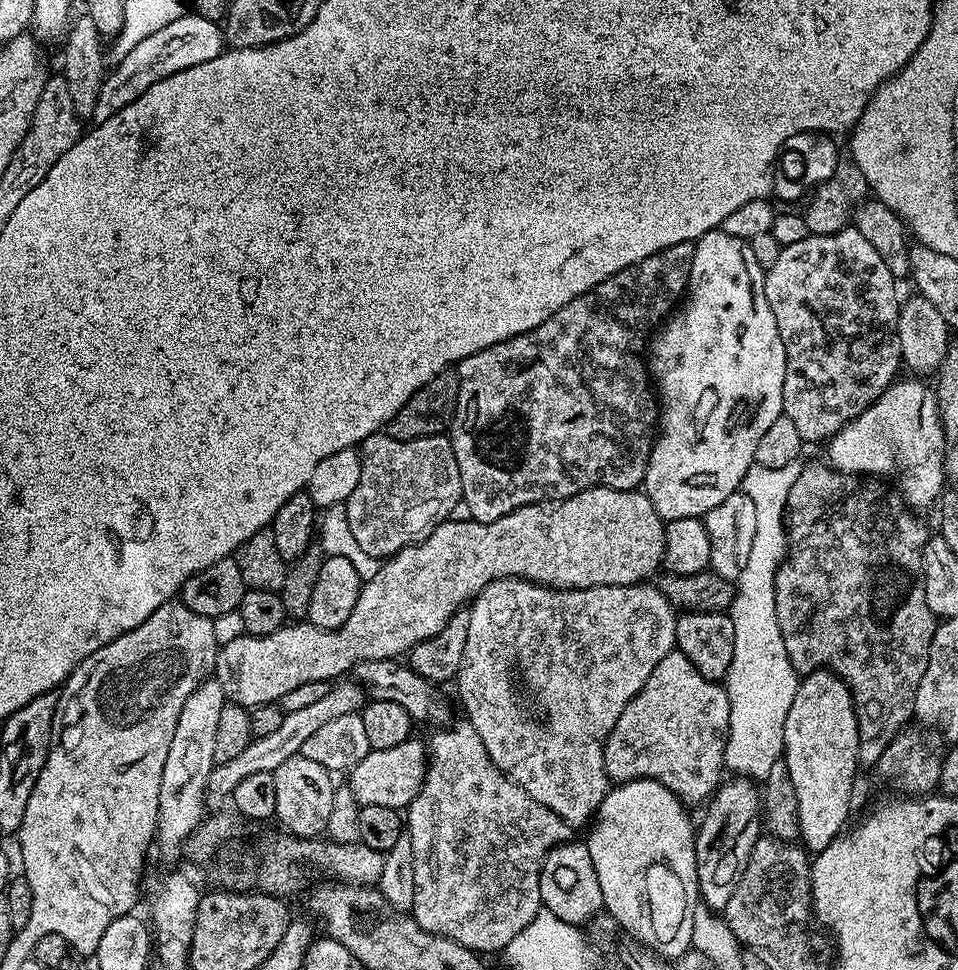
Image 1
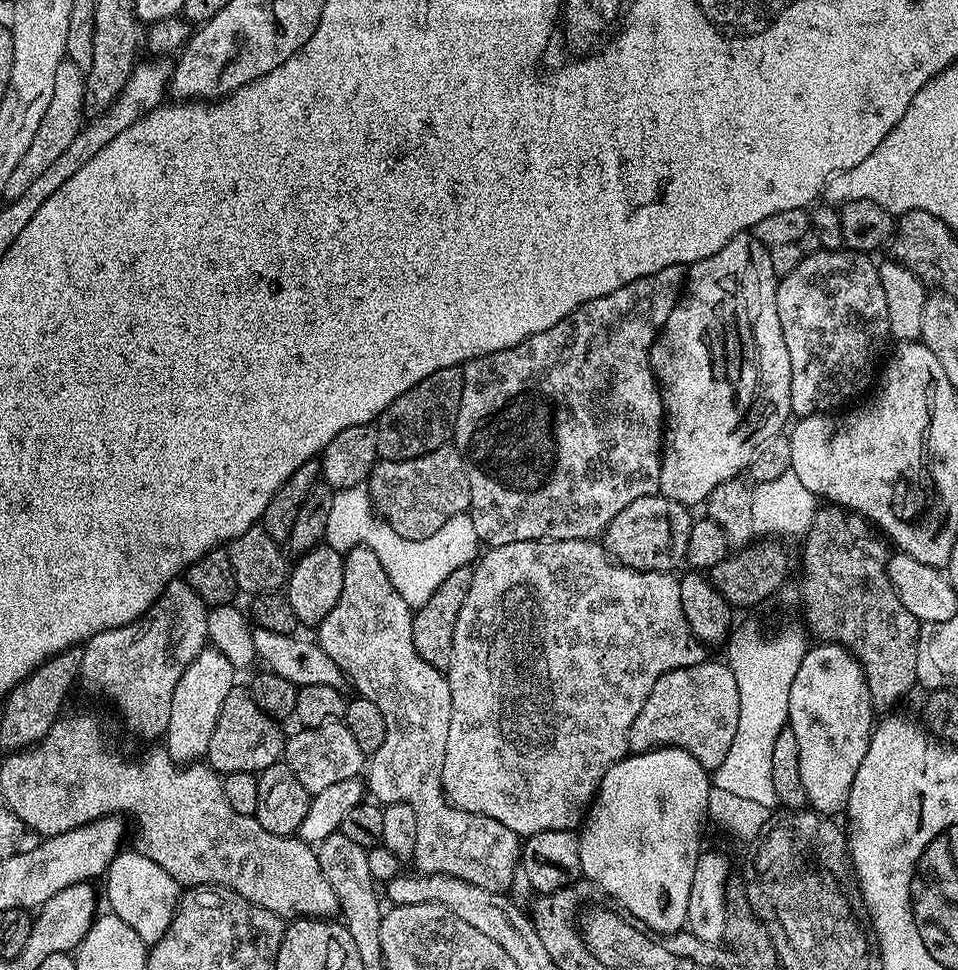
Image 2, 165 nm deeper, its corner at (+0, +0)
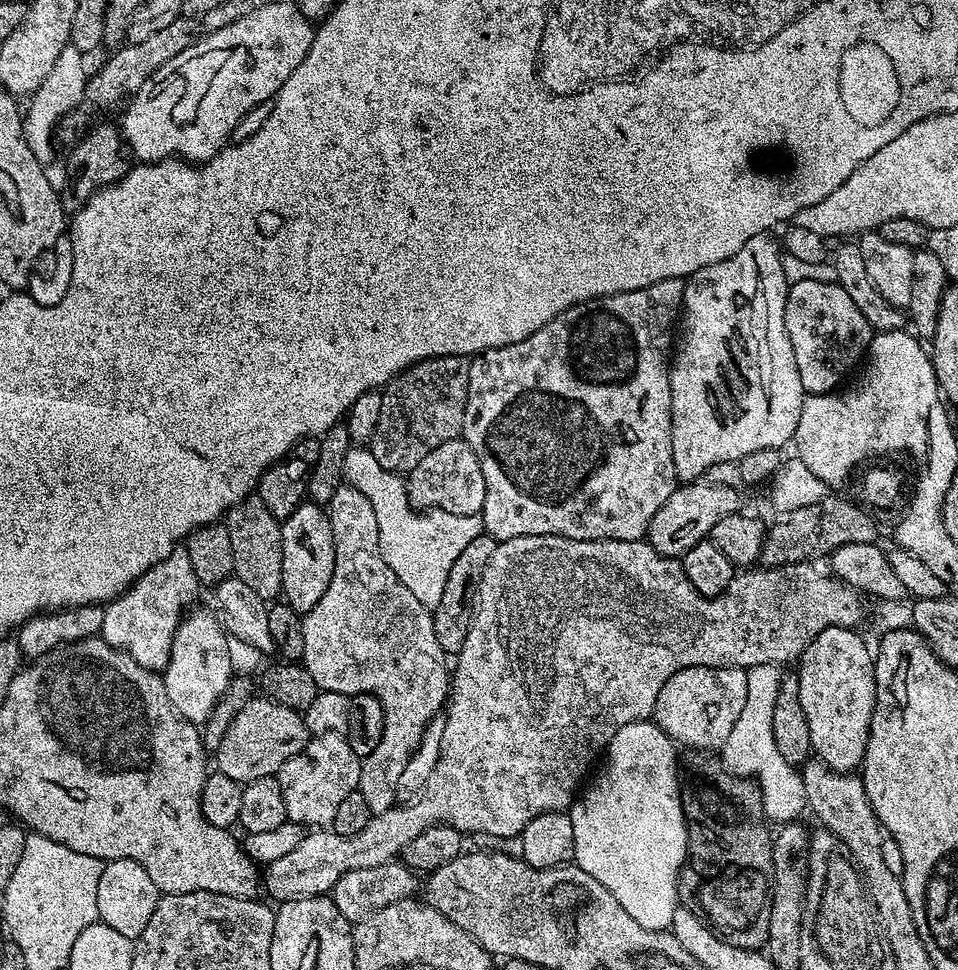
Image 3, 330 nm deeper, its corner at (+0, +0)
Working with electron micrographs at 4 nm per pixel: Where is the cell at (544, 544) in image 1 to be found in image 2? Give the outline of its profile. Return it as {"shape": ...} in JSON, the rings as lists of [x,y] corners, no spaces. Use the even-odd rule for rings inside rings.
{"shape":[[[663,494],[638,498],[638,502],[630,502],[630,506],[626,506],[626,510],[618,514],[618,518],[608,523],[602,543],[609,553],[627,568],[633,568],[639,572],[672,572],[679,564],[685,563],[686,542],[690,542],[690,530],[694,519],[693,513],[688,512],[691,512],[689,505],[669,500]]]}

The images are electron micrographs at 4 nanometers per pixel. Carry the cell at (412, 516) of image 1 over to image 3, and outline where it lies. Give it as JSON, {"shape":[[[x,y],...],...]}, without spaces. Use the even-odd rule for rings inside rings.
{"shape":[[[464,439],[442,442],[438,450],[430,450],[414,470],[407,473],[408,501],[417,510],[439,510],[455,516],[475,516],[483,513],[486,502],[486,478],[482,478],[482,466],[478,454],[470,450]]]}

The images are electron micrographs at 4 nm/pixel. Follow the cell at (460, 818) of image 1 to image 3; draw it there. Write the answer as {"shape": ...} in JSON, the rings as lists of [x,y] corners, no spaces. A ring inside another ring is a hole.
{"shape":[[[341,486],[326,506],[326,511],[334,530],[334,574],[330,574],[330,586],[326,586],[326,594],[322,594],[318,606],[303,613],[302,638],[306,638],[306,646],[302,663],[325,692],[369,692],[378,698],[378,702],[382,702],[382,742],[378,742],[378,746],[361,759],[358,789],[372,809],[380,810],[393,799],[398,774],[402,774],[408,757],[420,745],[424,731],[445,707],[450,695],[450,668],[444,665],[446,653],[434,638],[432,609],[422,606],[422,602],[418,602],[418,598],[414,598],[414,594],[398,582],[398,574],[394,574],[382,558],[378,518],[374,518],[370,498],[358,490]]]}

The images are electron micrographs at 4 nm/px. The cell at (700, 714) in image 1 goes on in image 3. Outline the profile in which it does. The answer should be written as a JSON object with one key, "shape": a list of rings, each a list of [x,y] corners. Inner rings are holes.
{"shape":[[[702,666],[678,670],[658,693],[651,719],[677,745],[701,748],[704,752],[723,749],[746,703],[747,677],[747,671],[742,668]]]}

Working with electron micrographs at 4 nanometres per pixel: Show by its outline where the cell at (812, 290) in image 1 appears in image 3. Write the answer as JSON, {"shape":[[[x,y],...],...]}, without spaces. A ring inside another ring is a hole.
{"shape":[[[802,281],[796,285],[789,287],[788,297],[786,298],[786,310],[784,311],[784,321],[786,322],[786,334],[790,338],[790,346],[794,350],[794,362],[798,362],[798,378],[802,378],[802,386],[805,393],[817,396],[823,392],[830,392],[841,387],[840,384],[844,380],[844,375],[855,366],[856,363],[861,363],[862,357],[867,353],[868,346],[874,335],[874,329],[868,324],[866,318],[862,316],[862,312],[854,304],[850,295],[846,294],[846,290],[838,283],[822,282],[822,281]]]}

